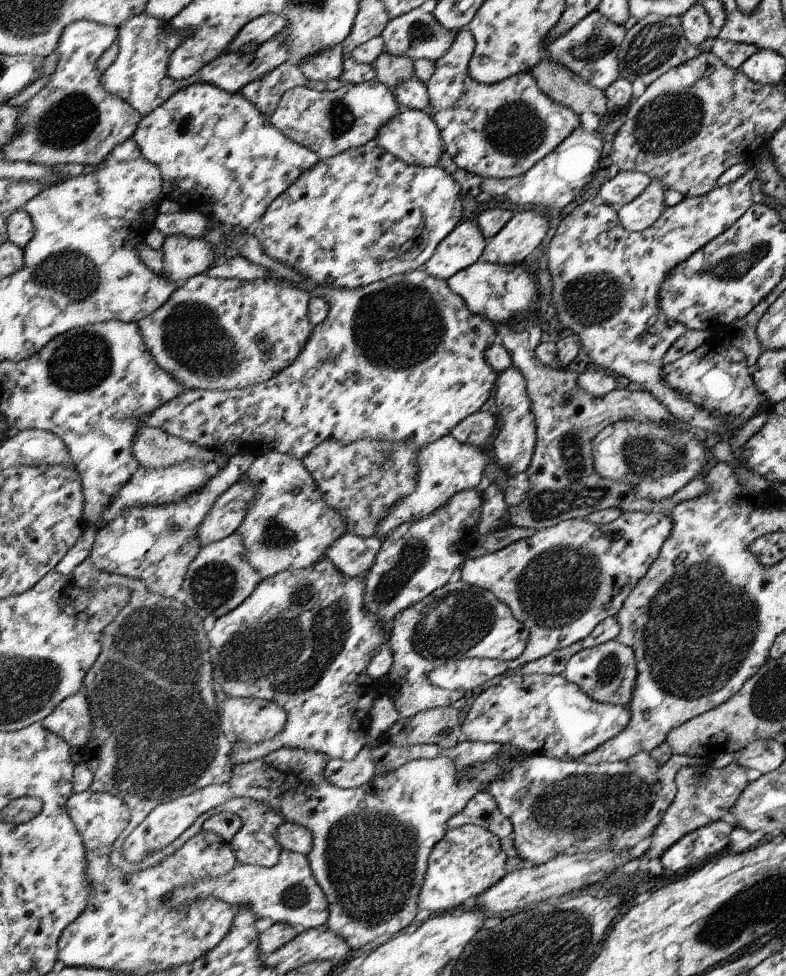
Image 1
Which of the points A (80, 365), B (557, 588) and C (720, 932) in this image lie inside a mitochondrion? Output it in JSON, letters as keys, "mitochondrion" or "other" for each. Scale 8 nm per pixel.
{"A":"mitochondrion","B":"mitochondrion","C":"other"}

